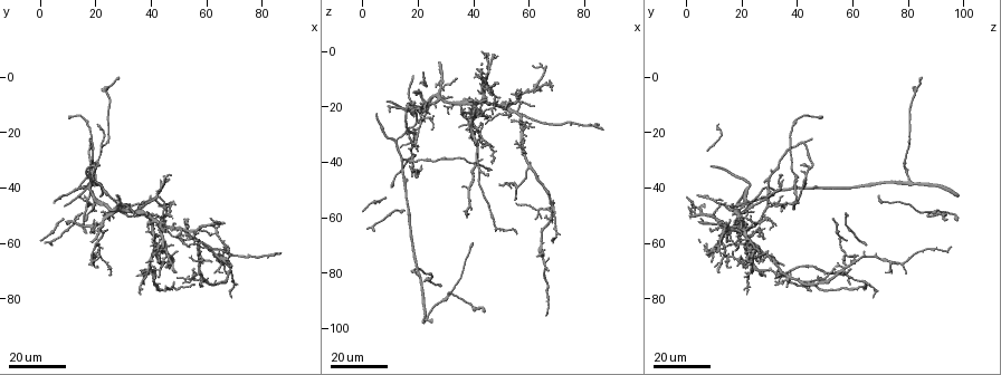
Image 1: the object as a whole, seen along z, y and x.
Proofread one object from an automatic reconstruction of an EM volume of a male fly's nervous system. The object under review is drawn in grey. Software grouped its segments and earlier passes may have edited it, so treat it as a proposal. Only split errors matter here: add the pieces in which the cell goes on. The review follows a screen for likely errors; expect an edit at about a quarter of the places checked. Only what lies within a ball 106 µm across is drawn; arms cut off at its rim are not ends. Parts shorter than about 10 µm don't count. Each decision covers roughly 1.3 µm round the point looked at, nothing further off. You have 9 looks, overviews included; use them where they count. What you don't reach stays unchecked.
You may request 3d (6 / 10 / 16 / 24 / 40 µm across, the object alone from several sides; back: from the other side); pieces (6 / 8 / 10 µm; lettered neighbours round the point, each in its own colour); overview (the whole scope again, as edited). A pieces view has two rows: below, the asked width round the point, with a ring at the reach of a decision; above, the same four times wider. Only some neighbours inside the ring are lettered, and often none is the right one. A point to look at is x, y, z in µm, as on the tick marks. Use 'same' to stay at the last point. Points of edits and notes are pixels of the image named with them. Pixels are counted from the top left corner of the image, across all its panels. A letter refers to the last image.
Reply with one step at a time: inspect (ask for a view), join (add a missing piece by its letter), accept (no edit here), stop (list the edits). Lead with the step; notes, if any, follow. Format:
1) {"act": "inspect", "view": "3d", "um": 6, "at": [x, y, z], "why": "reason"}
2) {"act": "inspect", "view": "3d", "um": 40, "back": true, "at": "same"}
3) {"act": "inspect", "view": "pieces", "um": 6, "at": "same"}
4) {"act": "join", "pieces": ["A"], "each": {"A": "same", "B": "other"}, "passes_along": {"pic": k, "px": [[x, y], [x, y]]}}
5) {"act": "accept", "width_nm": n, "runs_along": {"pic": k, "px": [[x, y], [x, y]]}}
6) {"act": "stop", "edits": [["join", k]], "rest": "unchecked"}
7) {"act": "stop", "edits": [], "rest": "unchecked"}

{"act": "inspect", "view": "3d", "um": 24, "at": [11, 14, 49], "why": "free end"}

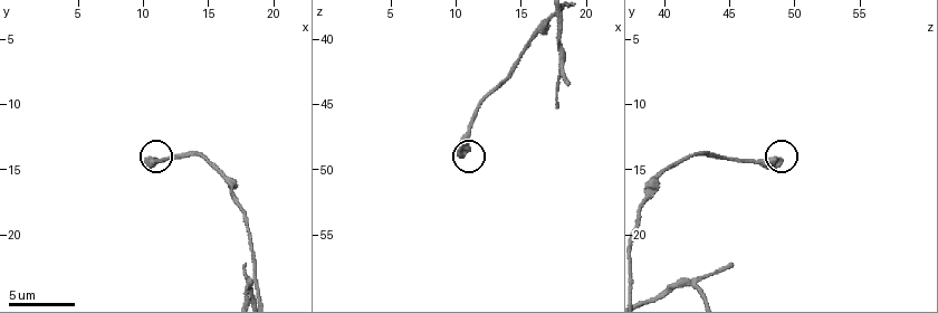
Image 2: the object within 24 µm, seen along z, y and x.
{"act": "inspect", "view": "pieces", "um": 10, "at": [10.6, 14.2, 49.0]}

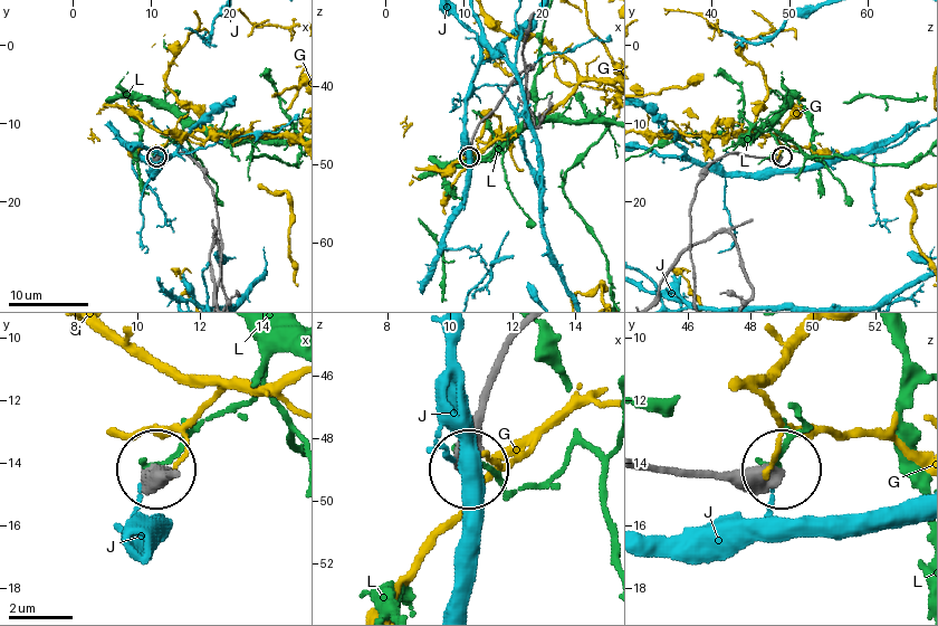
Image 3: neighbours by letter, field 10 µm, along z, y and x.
{"act": "accept", "each": {"G": "other", "J": "other", "L": "other"}, "runs_along": {"pic": 3, "px": [[690, 211], [696, 186], [715, 161], [730, 154], [779, 157]]}, "found": "none of them fits"}

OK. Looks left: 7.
{"act": "inspect", "view": "3d", "um": 16, "at": [39, 52, 18], "why": "an open end"}

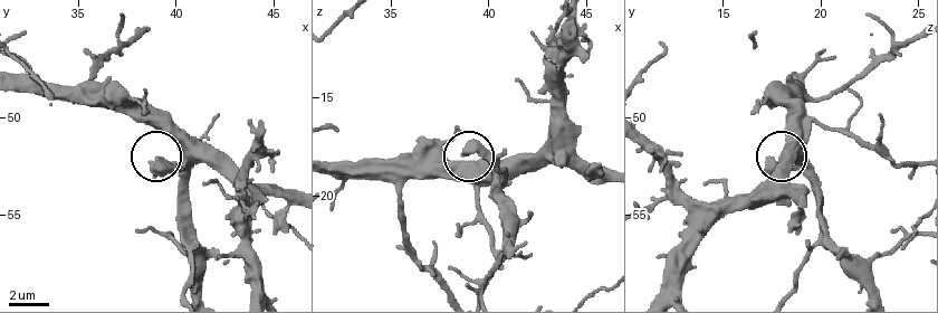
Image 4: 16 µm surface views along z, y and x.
{"act": "inspect", "view": "pieces", "um": 6, "at": [38.7, 52.5, 17.9]}

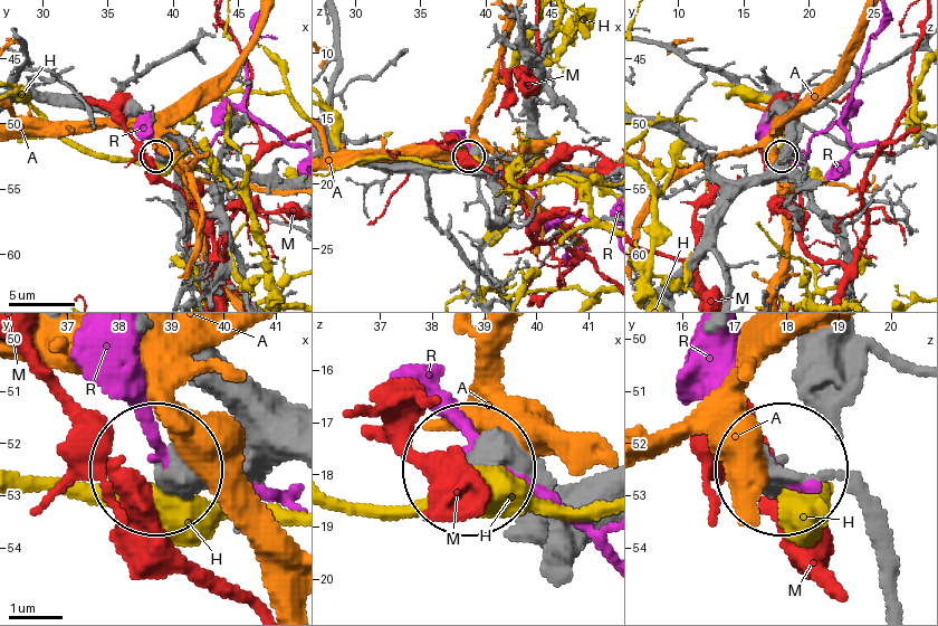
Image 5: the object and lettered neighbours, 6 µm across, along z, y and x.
{"act": "accept", "each": {"A": "other", "H": "other", "M": "other", "R": "other"}, "found": "no lettered piece goes on from it"}

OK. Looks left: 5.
{"act": "inspect", "view": "3d", "um": 16, "at": [57, 59, 18], "why": "branch stops here"}

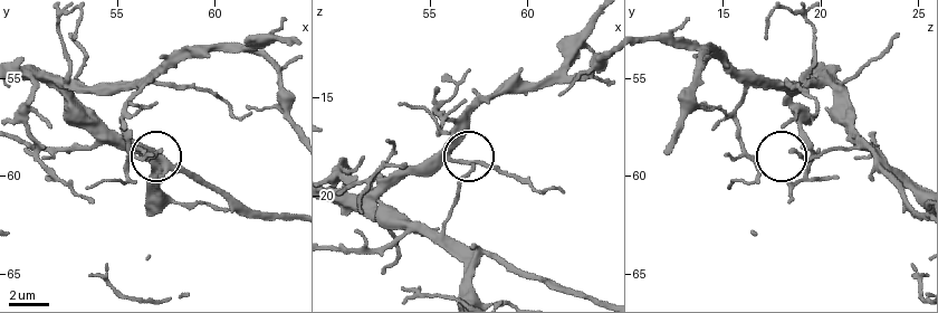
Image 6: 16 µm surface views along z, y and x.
{"act": "inspect", "view": "pieces", "um": 10, "at": [57.1, 58.7, 18.5]}

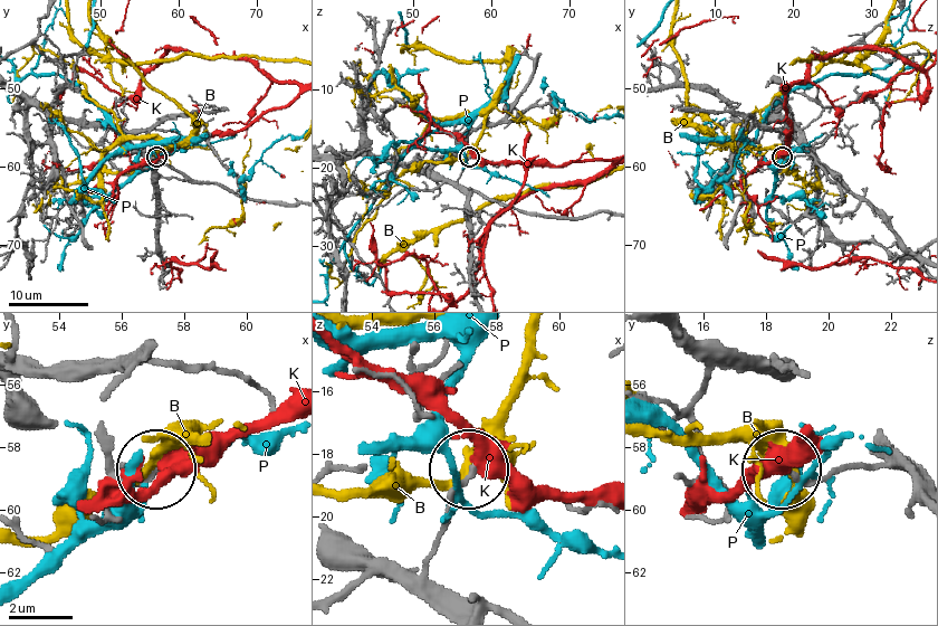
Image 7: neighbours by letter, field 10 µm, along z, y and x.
{"act": "accept", "width_nm": 190, "each": {"B": "other", "K": "other", "P": "other"}, "found": "none of them fits"}

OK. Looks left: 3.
{"act": "inspect", "view": "3d", "um": 16, "at": [40, 43, 69], "why": "free end"}

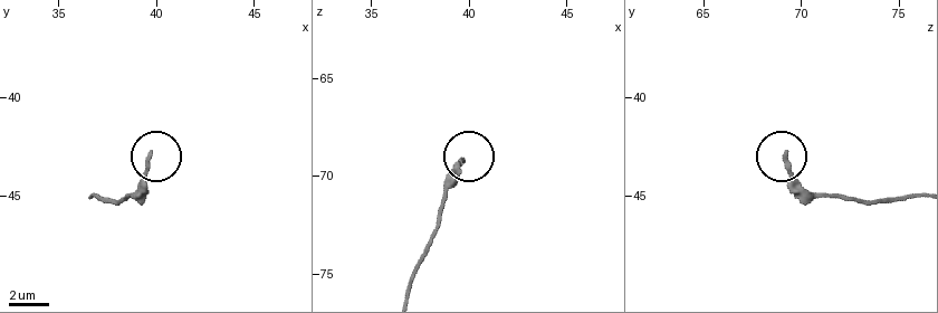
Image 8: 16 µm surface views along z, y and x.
{"act": "inspect", "view": "3d", "um": 10, "at": [39.7, 42.7, 69.3]}

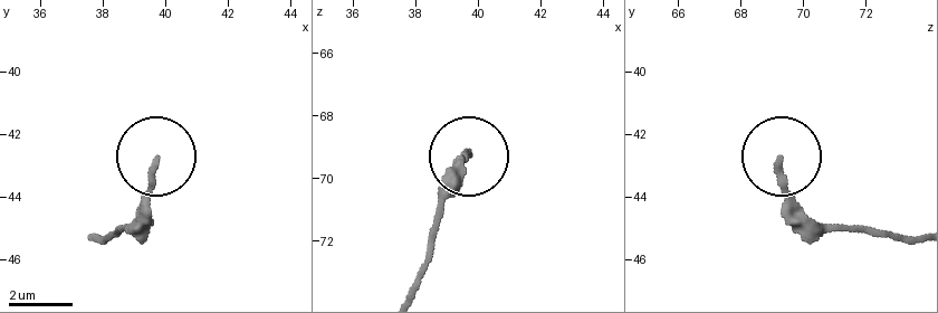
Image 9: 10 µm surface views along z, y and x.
{"act": "inspect", "view": "pieces", "um": 6, "at": [39.7, 42.8, 69.2]}

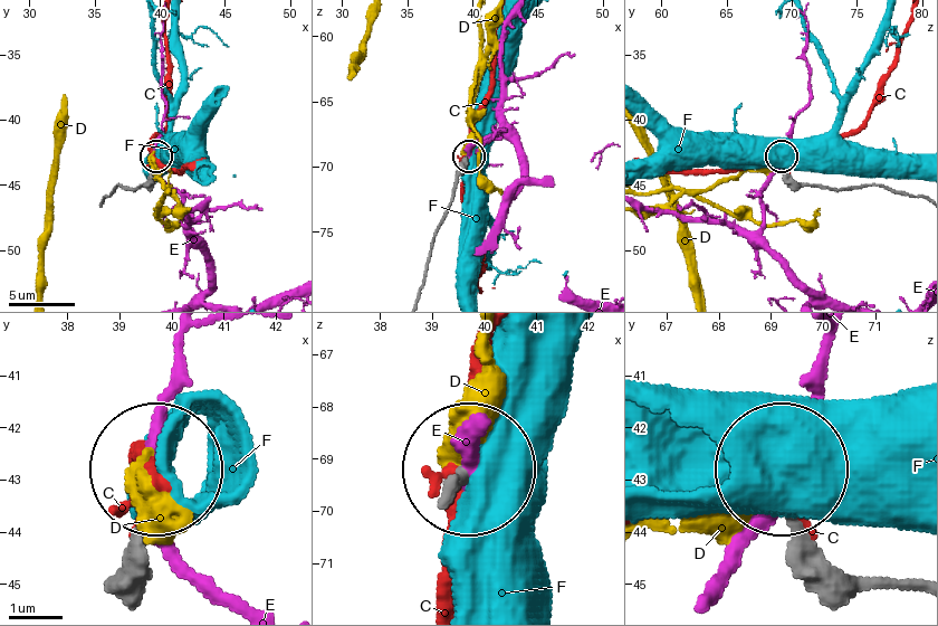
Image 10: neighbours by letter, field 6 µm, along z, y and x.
{"act": "accept", "width_nm": 190, "each": {"C": "other", "D": "other", "E": "other", "F": "other"}, "runs_along": {"pic": 10, "px": [[420, 292], [436, 228], [451, 198], [458, 172], [469, 157]]}, "found": "no lettered piece goes on from it"}

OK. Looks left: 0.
{"act": "stop", "edits": [], "rest": "unchecked"}

